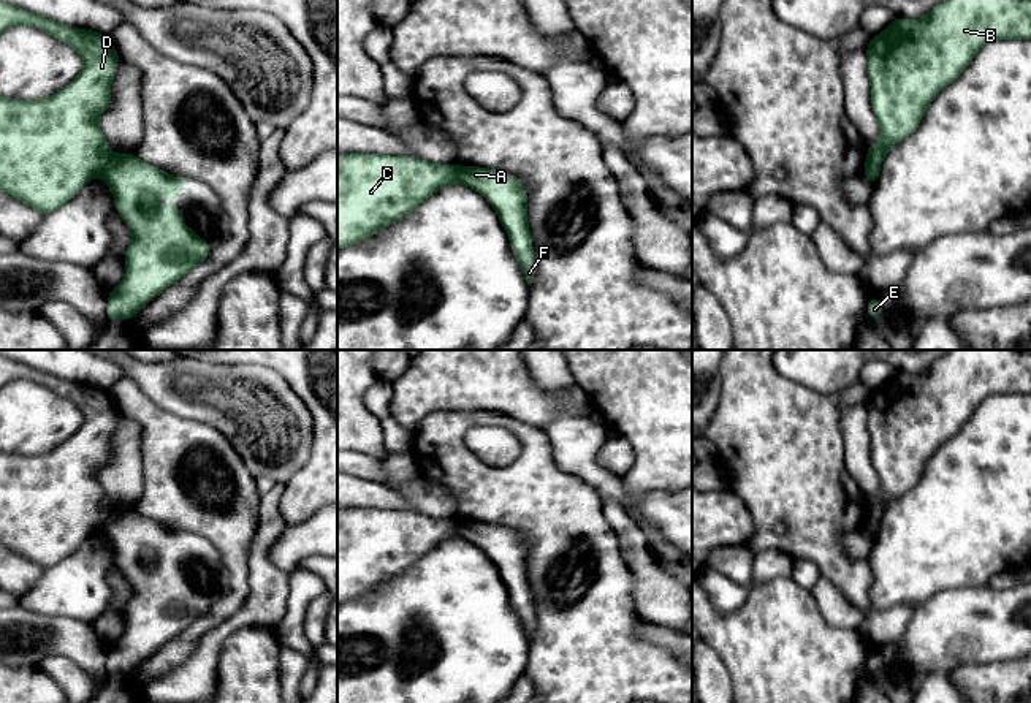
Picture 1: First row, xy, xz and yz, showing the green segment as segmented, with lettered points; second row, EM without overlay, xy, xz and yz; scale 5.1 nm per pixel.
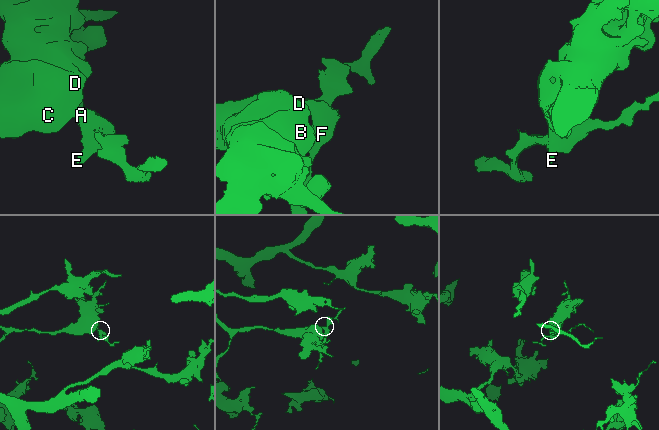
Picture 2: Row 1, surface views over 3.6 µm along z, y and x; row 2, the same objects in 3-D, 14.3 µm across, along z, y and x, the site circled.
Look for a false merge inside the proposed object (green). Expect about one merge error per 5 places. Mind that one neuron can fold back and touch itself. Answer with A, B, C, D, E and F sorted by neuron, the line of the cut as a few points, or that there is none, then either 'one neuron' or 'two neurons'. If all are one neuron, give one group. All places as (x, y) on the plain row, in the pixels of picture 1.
A E F / B C D | xy (113, 507), (102, 531) | two neurons

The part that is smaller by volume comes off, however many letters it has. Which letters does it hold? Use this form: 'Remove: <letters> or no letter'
Remove: A, E, F

